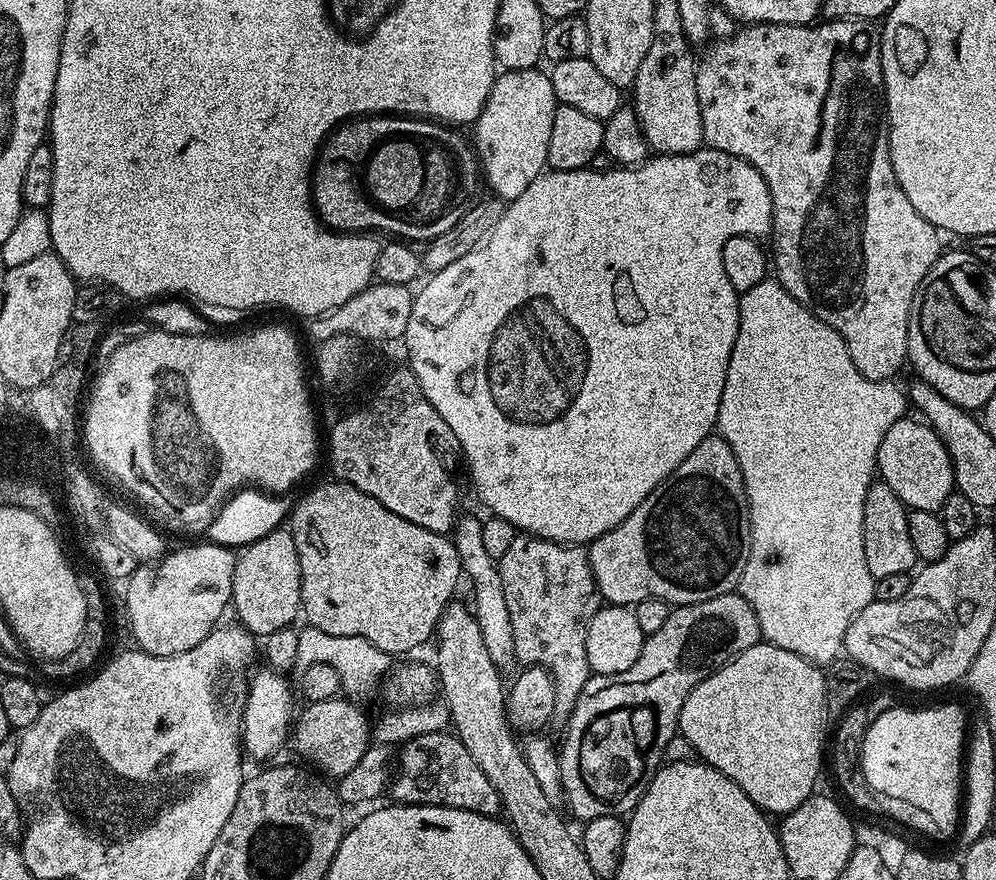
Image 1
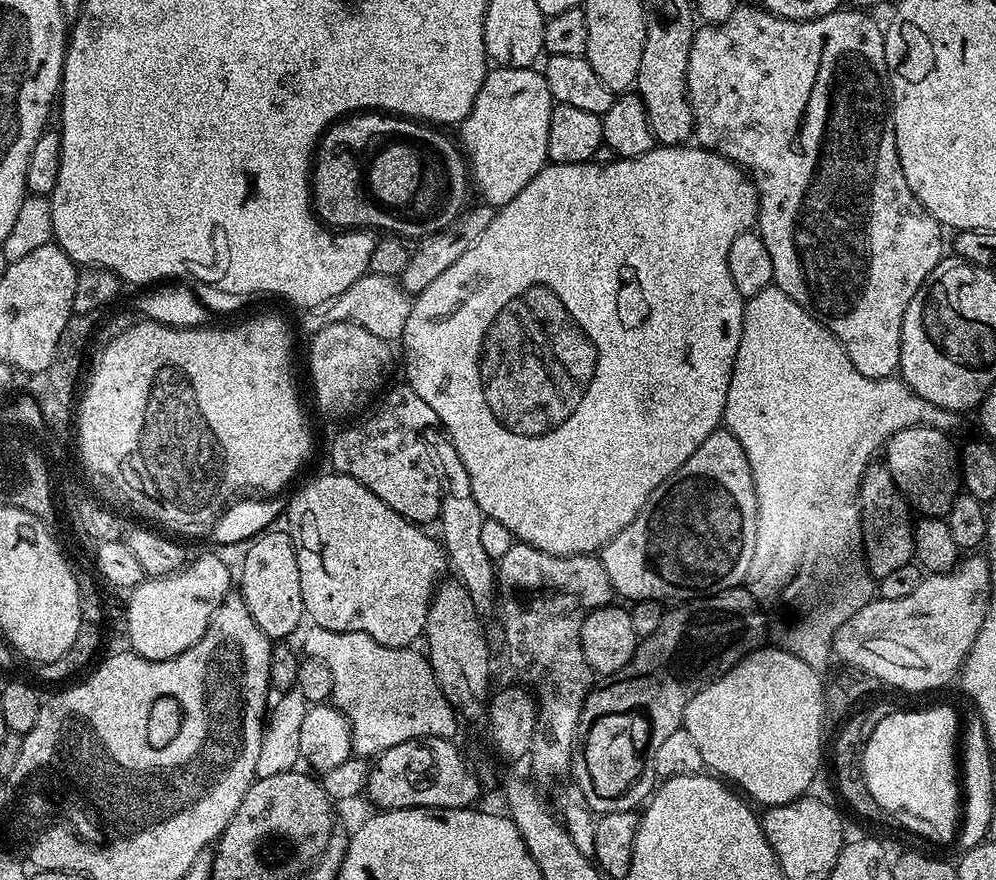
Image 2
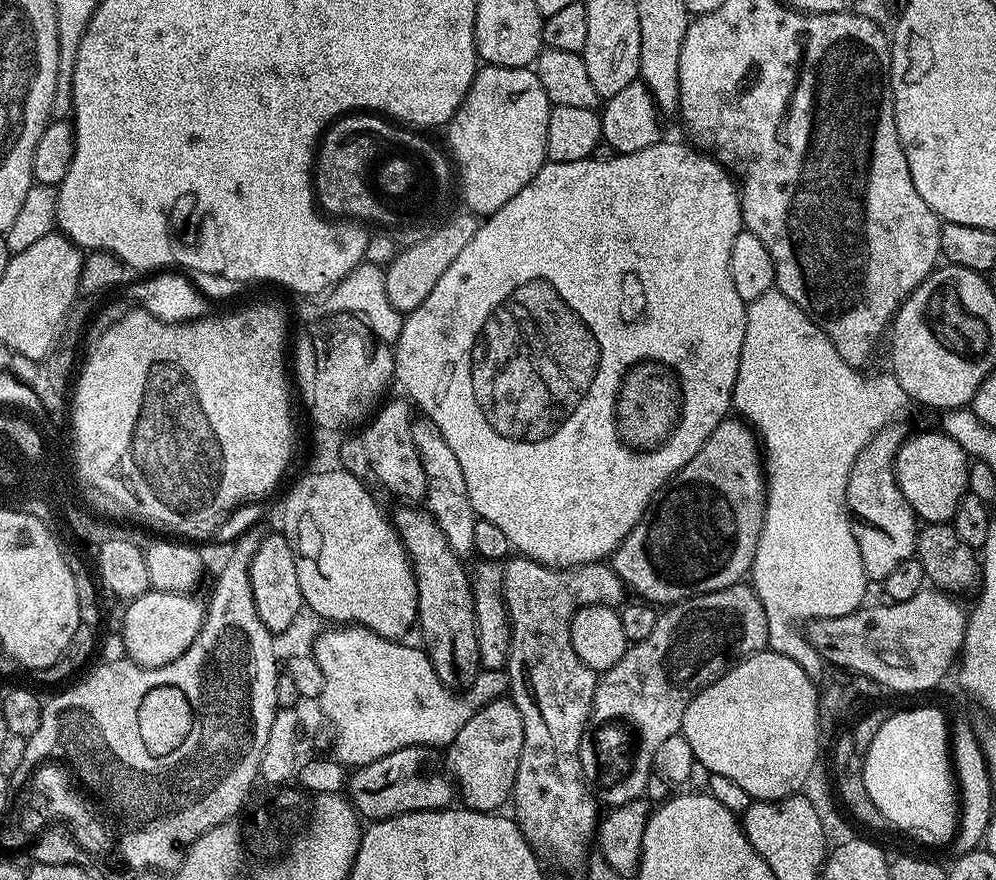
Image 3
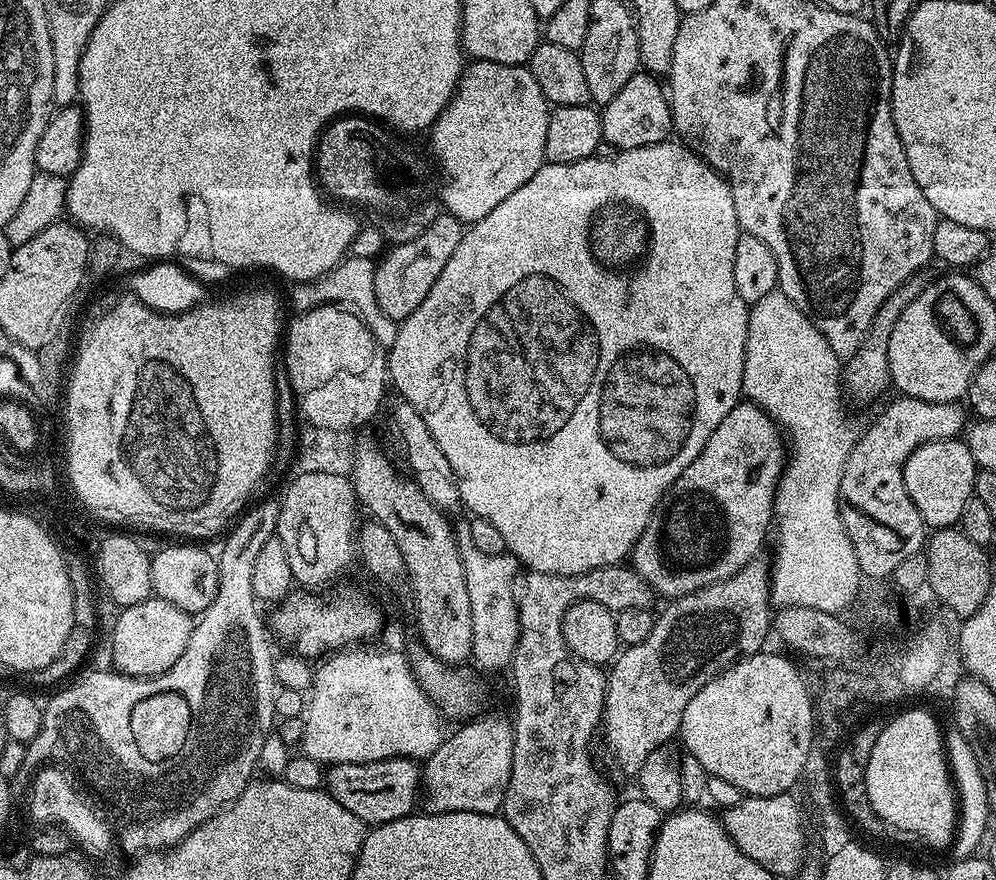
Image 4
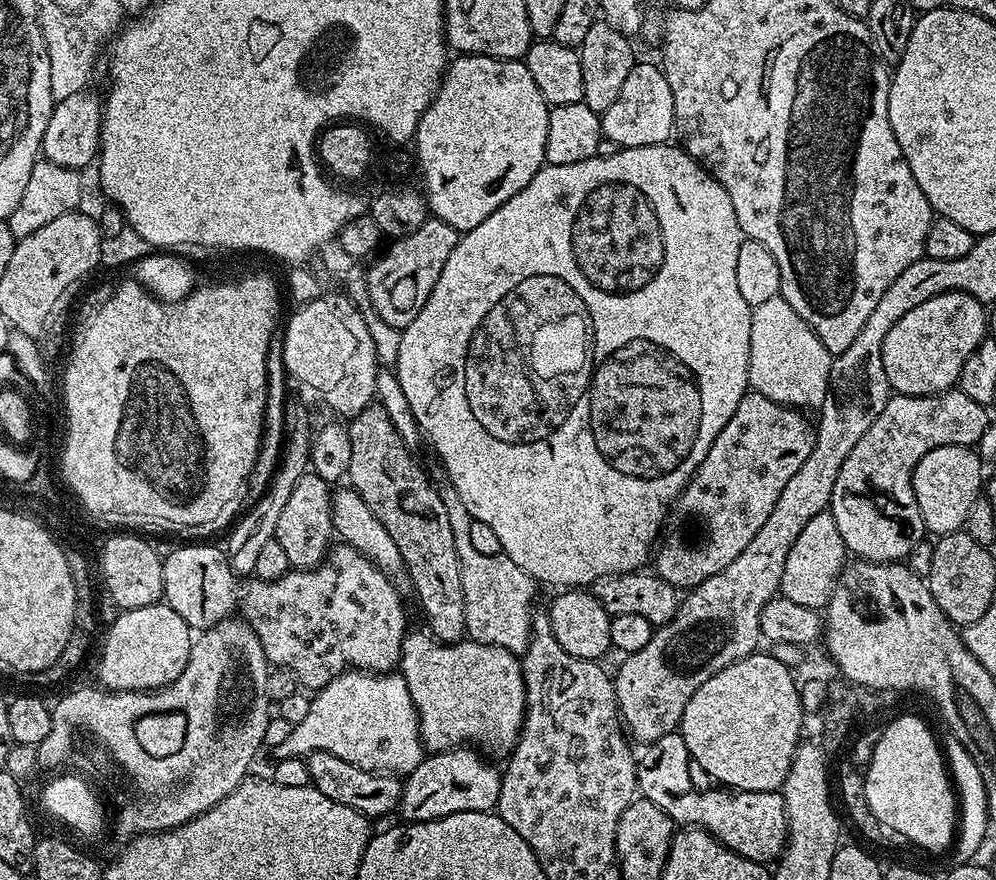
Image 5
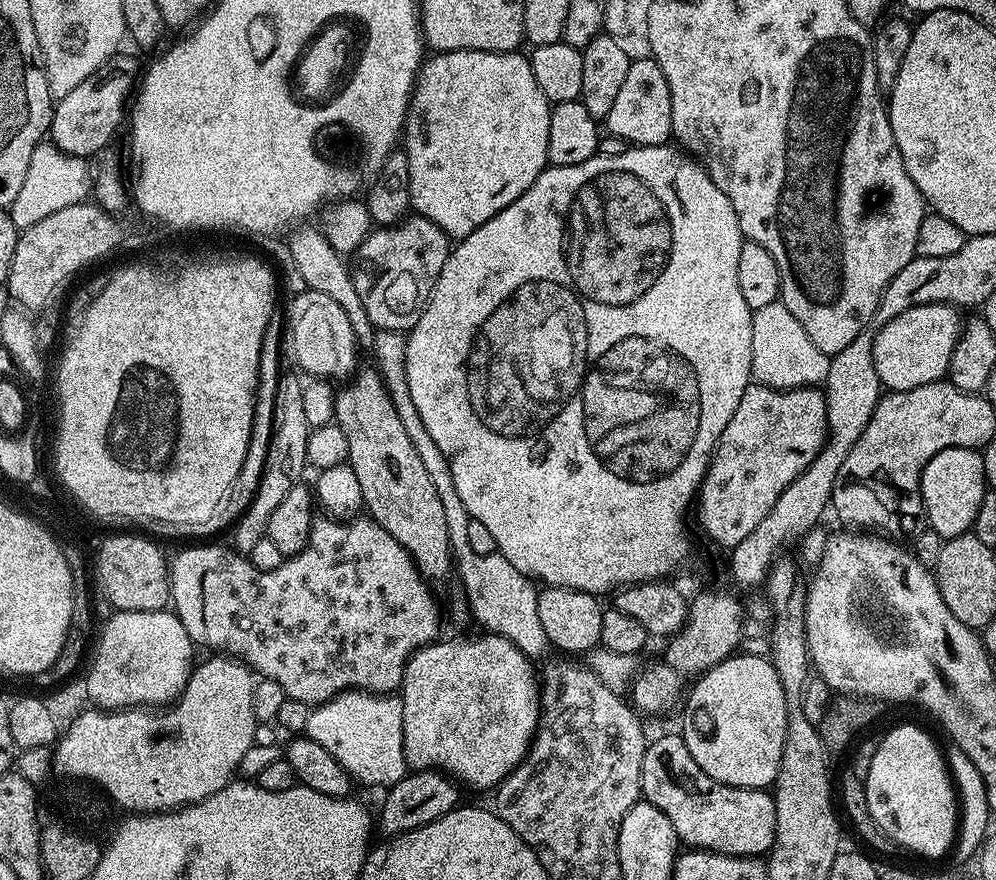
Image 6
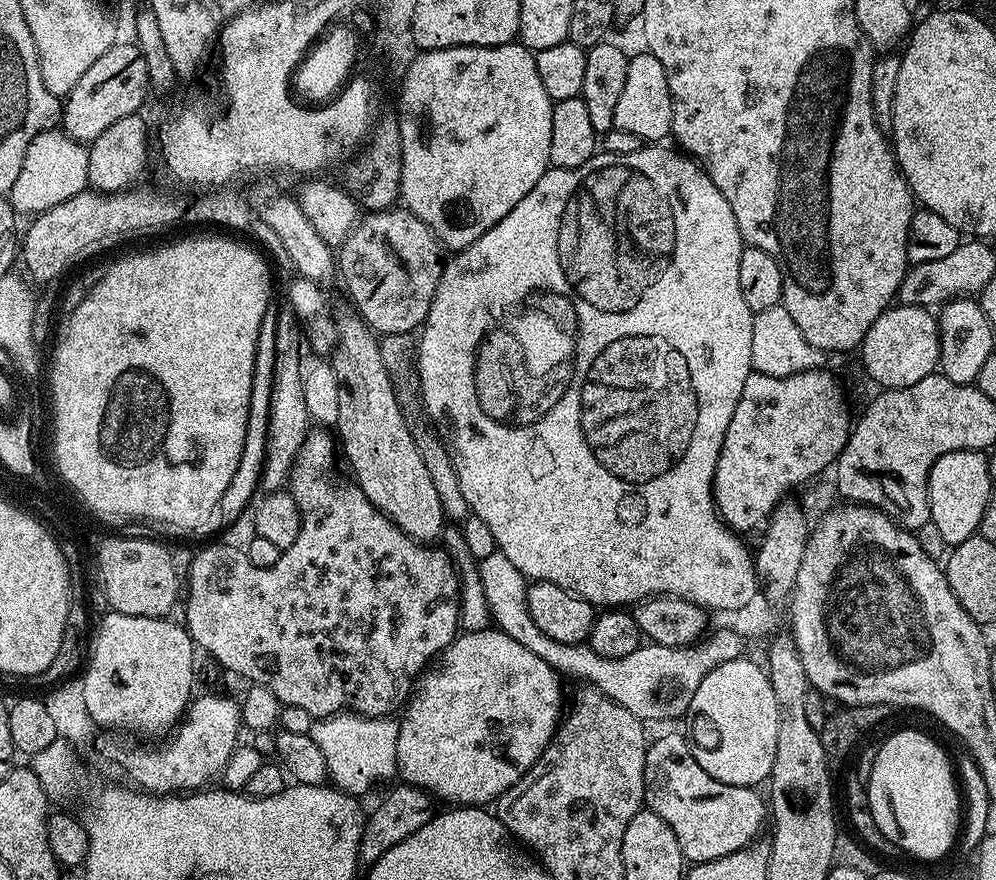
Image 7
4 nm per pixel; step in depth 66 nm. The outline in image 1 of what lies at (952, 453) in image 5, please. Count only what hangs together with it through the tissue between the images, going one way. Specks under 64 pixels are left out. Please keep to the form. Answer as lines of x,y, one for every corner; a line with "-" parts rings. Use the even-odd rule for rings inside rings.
905,418
894,422
894,426
886,430
878,446
874,468
879,479
888,484
894,494
898,494
905,508
939,513
956,482
952,459
940,435
929,425
916,420

